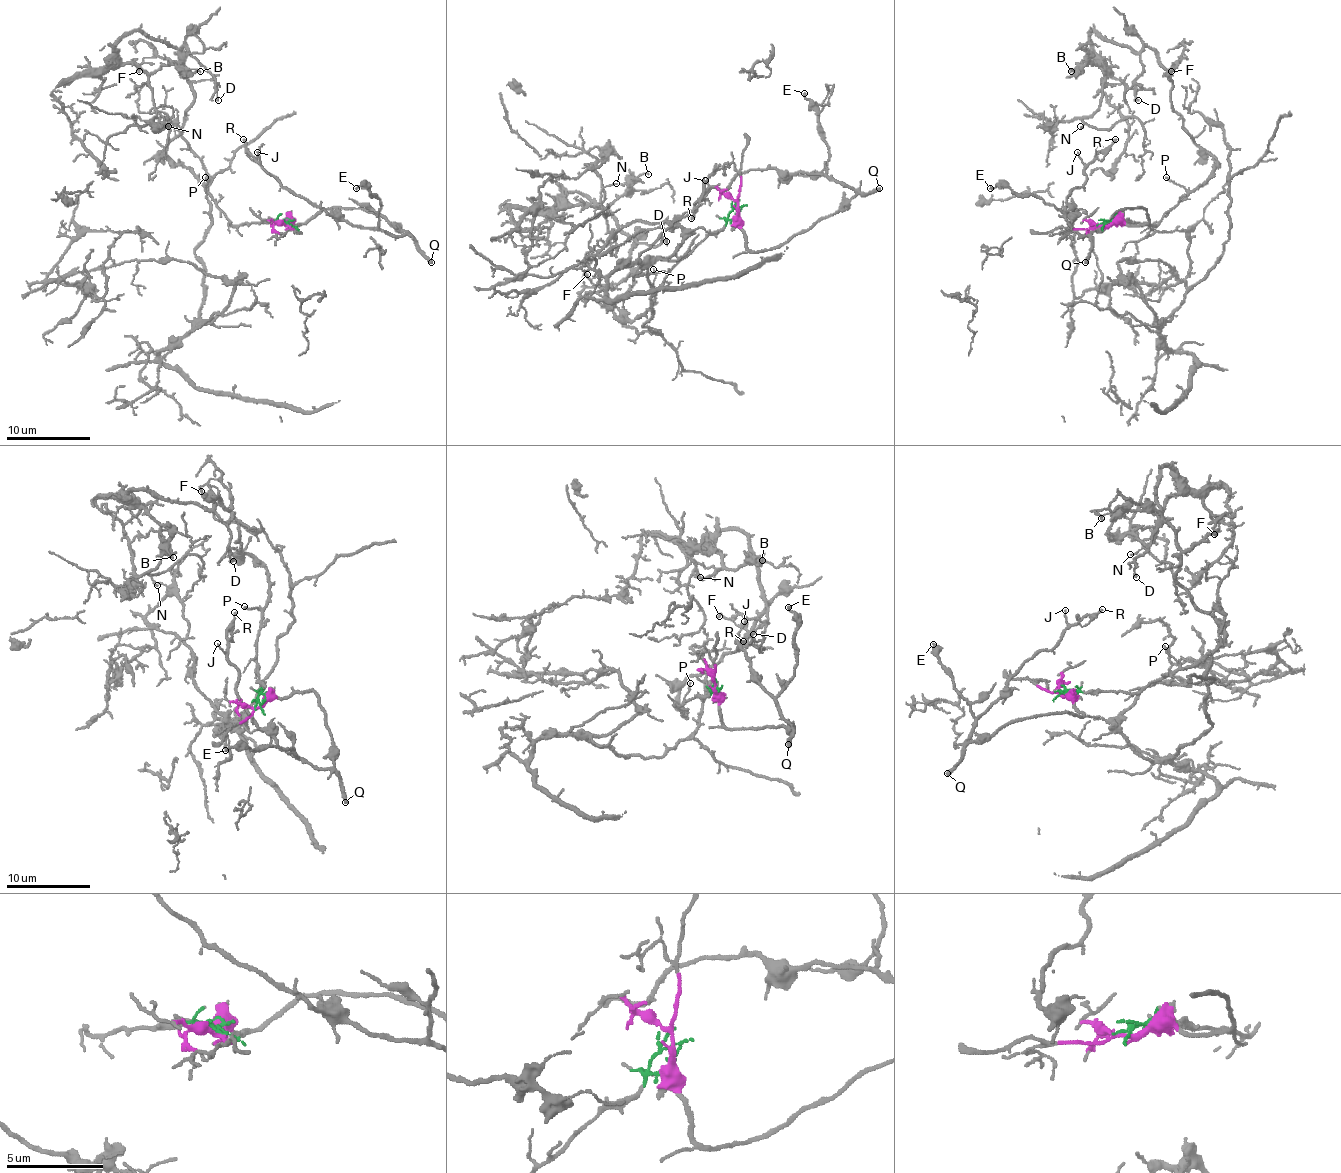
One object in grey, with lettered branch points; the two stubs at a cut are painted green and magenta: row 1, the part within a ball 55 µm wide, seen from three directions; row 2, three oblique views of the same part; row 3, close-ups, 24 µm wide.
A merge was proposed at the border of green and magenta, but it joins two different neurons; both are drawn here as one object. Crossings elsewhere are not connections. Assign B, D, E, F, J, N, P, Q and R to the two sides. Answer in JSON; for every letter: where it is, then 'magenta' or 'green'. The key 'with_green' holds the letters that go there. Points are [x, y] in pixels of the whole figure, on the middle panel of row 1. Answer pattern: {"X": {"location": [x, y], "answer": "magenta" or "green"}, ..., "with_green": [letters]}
{"B": {"location": [648, 174], "answer": "green"}, "D": {"location": [666, 241], "answer": "green"}, "E": {"location": [804, 93], "answer": "magenta"}, "F": {"location": [587, 274], "answer": "green"}, "J": {"location": [705, 180], "answer": "magenta"}, "N": {"location": [616, 183], "answer": "green"}, "P": {"location": [653, 269], "answer": "green"}, "Q": {"location": [879, 188], "answer": "magenta"}, "R": {"location": [691, 218], "answer": "magenta"}, "with_green": ["B", "D", "F", "N", "P"]}

